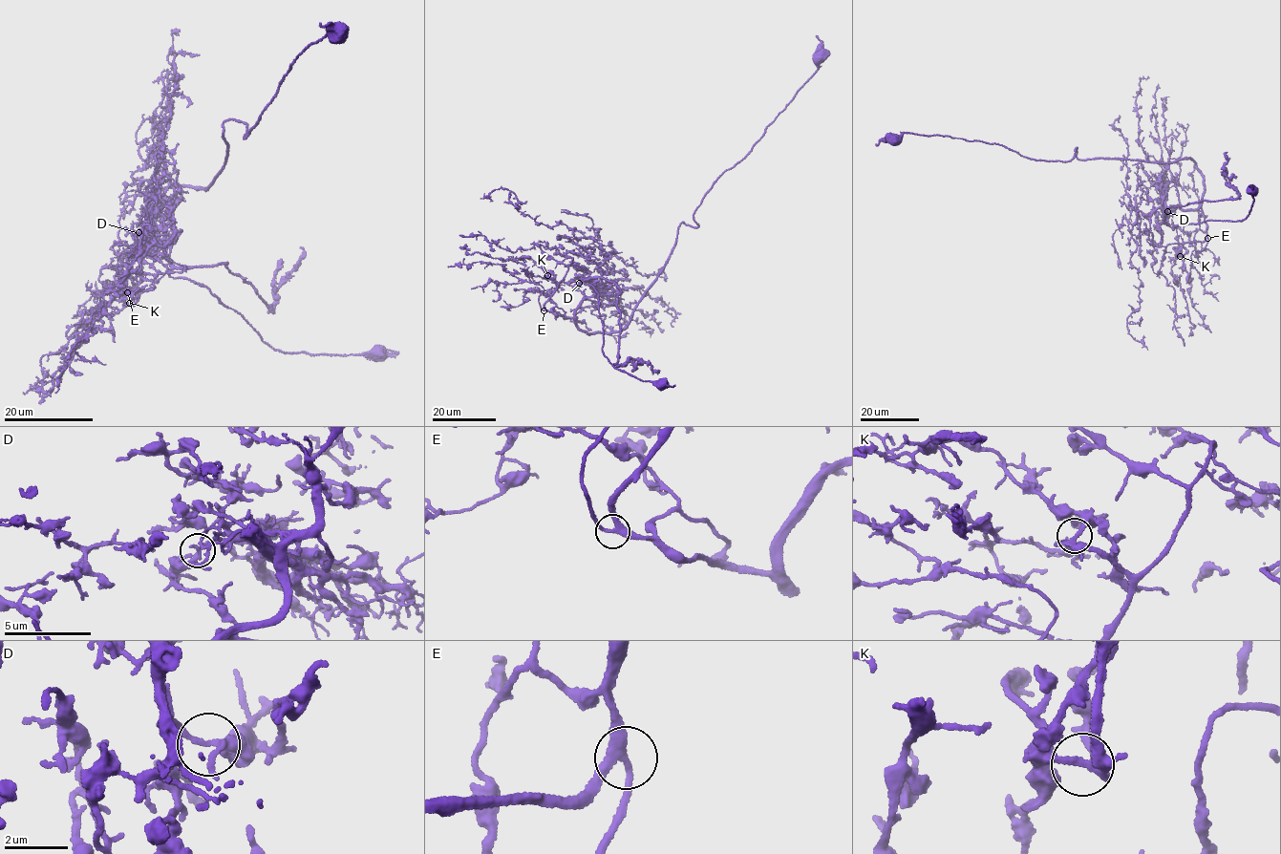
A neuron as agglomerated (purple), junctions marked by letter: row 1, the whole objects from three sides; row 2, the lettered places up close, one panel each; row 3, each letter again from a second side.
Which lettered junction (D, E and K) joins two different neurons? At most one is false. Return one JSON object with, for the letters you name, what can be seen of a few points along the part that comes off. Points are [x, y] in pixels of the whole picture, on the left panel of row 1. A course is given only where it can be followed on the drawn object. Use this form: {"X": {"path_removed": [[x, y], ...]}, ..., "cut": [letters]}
{"D": {"path_removed": [[138, 232], [152, 224], [163, 230], [170, 276], [205, 286], [269, 346], [292, 353], [376, 356], [398, 353]]}, "cut": ["D"]}

